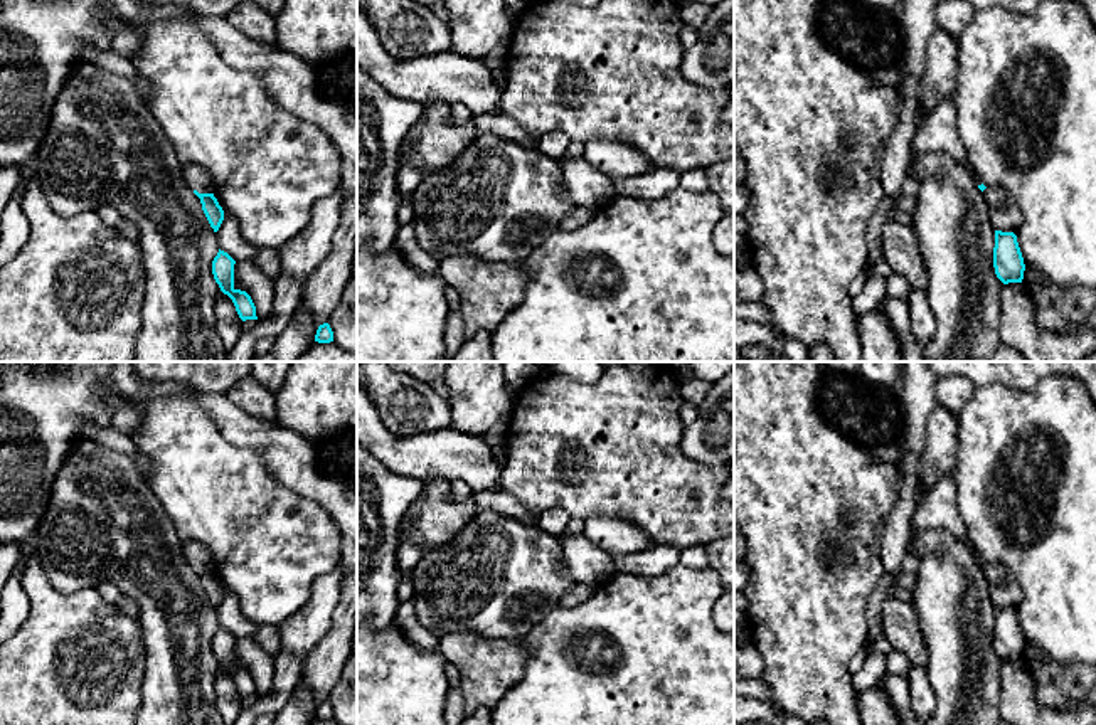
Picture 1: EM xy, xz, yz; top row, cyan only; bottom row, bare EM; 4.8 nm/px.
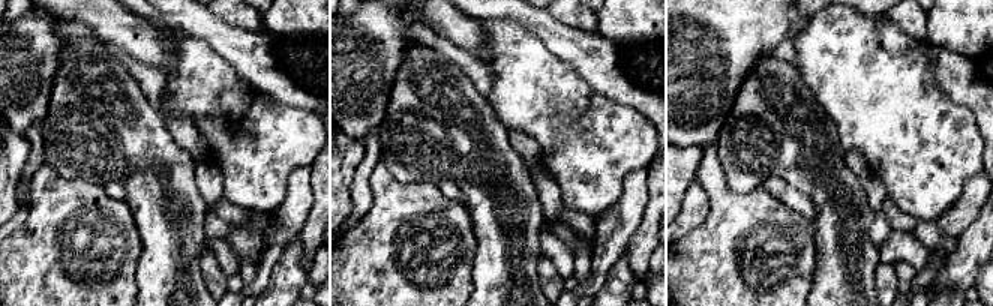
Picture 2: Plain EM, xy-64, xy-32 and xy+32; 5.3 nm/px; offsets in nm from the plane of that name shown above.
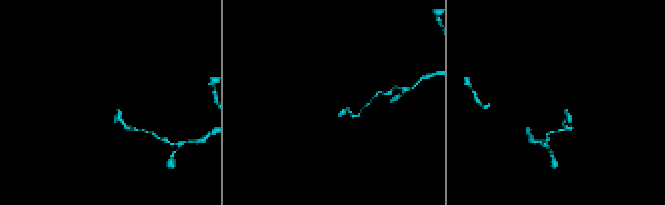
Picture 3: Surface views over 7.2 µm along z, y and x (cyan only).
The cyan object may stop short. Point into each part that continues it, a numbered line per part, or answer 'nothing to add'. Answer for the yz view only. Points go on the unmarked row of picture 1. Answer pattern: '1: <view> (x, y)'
1: yz (938, 510)

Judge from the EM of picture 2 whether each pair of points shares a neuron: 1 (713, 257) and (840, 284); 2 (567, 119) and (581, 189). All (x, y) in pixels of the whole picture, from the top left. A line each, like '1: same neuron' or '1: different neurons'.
1: different neurons
2: same neuron

